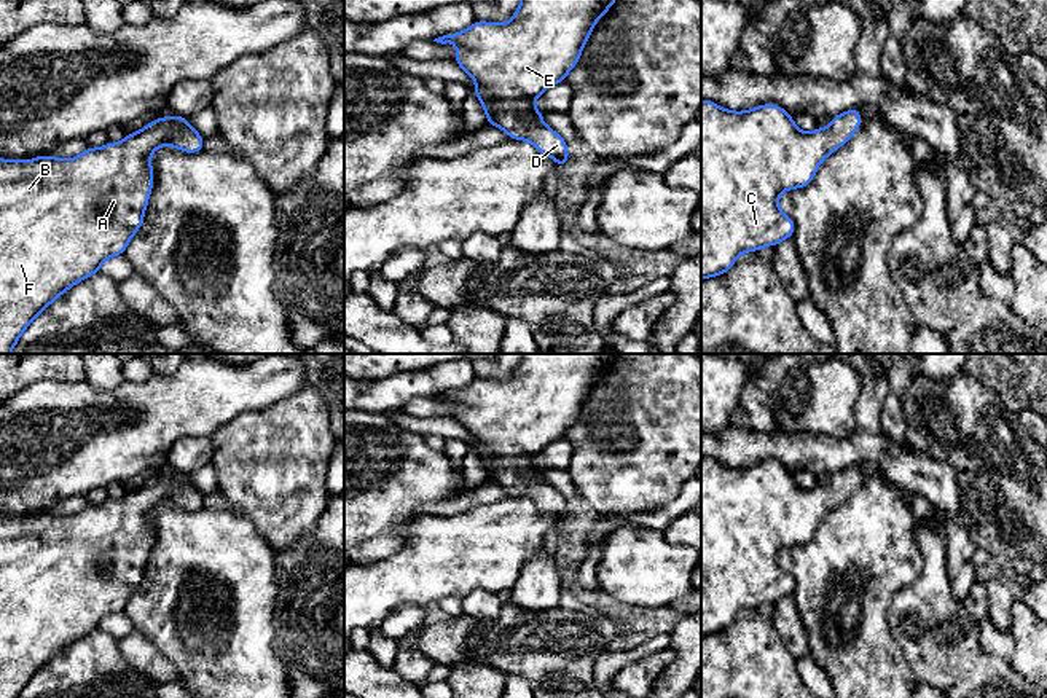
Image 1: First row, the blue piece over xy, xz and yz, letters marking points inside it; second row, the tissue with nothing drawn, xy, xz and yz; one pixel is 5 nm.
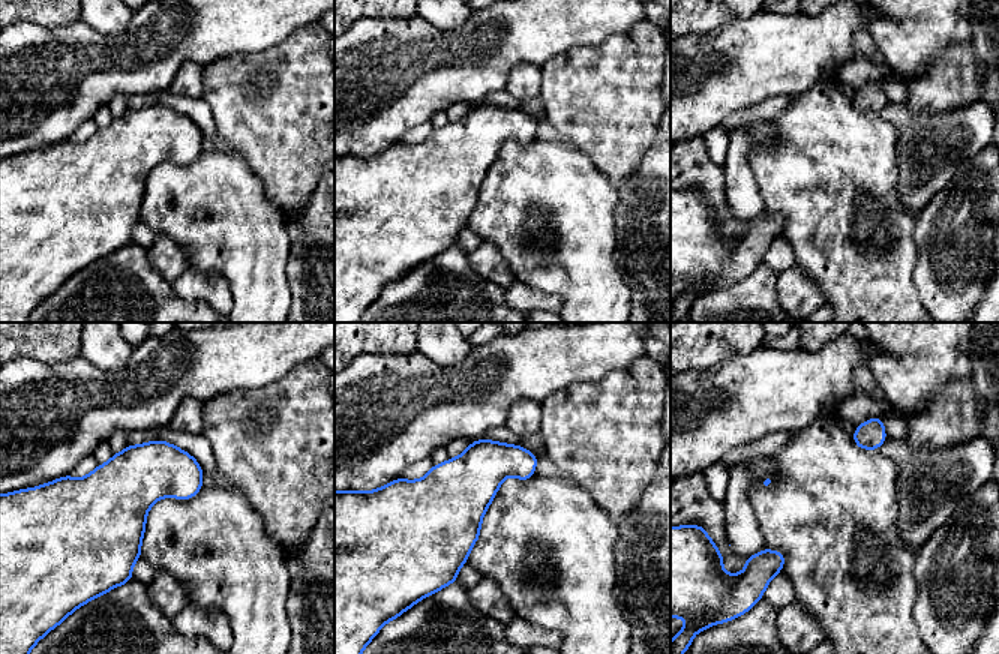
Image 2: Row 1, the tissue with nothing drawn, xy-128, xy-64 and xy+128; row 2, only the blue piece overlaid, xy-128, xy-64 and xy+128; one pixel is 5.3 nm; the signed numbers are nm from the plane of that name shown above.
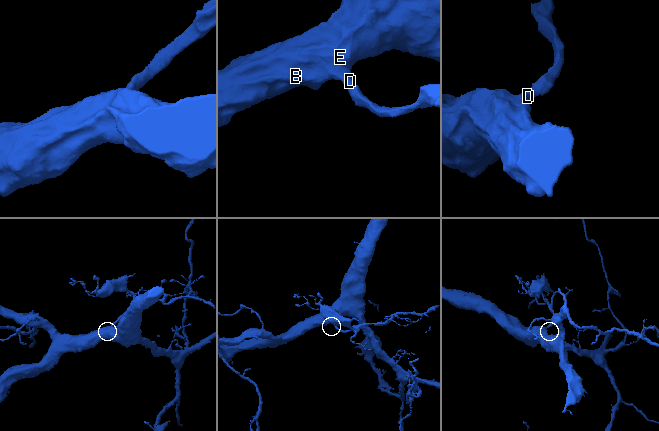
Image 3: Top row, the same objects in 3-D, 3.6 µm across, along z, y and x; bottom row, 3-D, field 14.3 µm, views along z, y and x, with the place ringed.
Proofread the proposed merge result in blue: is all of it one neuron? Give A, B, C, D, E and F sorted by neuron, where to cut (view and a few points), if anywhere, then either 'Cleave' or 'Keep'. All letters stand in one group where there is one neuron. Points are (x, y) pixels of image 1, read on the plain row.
Groups: A B C D E F. No split. Keep

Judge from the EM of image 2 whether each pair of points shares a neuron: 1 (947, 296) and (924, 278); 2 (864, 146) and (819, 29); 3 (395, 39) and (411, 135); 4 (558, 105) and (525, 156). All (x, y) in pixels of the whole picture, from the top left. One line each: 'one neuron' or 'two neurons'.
1: one neuron
2: two neurons
3: two neurons
4: two neurons

